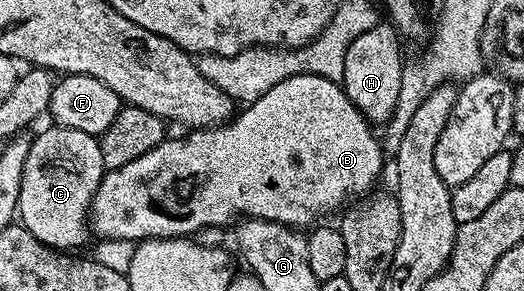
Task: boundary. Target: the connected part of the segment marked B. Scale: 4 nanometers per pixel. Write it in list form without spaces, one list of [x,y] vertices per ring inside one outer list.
[[[295,74],[282,80],[282,84],[274,84],[274,88],[270,88],[270,92],[266,92],[266,96],[258,96],[258,100],[247,103],[241,110],[244,111],[241,114],[239,111],[235,117],[222,126],[213,126],[206,130],[192,130],[185,133],[188,134],[185,138],[169,137],[167,140],[159,142],[150,152],[138,156],[138,160],[130,160],[130,164],[122,164],[122,168],[107,171],[98,186],[98,192],[94,192],[90,211],[91,233],[97,239],[126,240],[139,244],[145,238],[187,238],[194,236],[199,230],[207,226],[228,228],[241,216],[245,219],[270,220],[293,228],[308,228],[319,223],[323,219],[320,218],[323,214],[334,213],[333,215],[335,215],[345,205],[343,202],[347,200],[348,194],[364,196],[375,187],[372,186],[375,182],[377,185],[386,161],[381,139],[378,137],[377,131],[376,134],[372,131],[375,130],[373,123],[369,122],[362,112],[354,106],[340,82],[323,78],[317,74]]]

